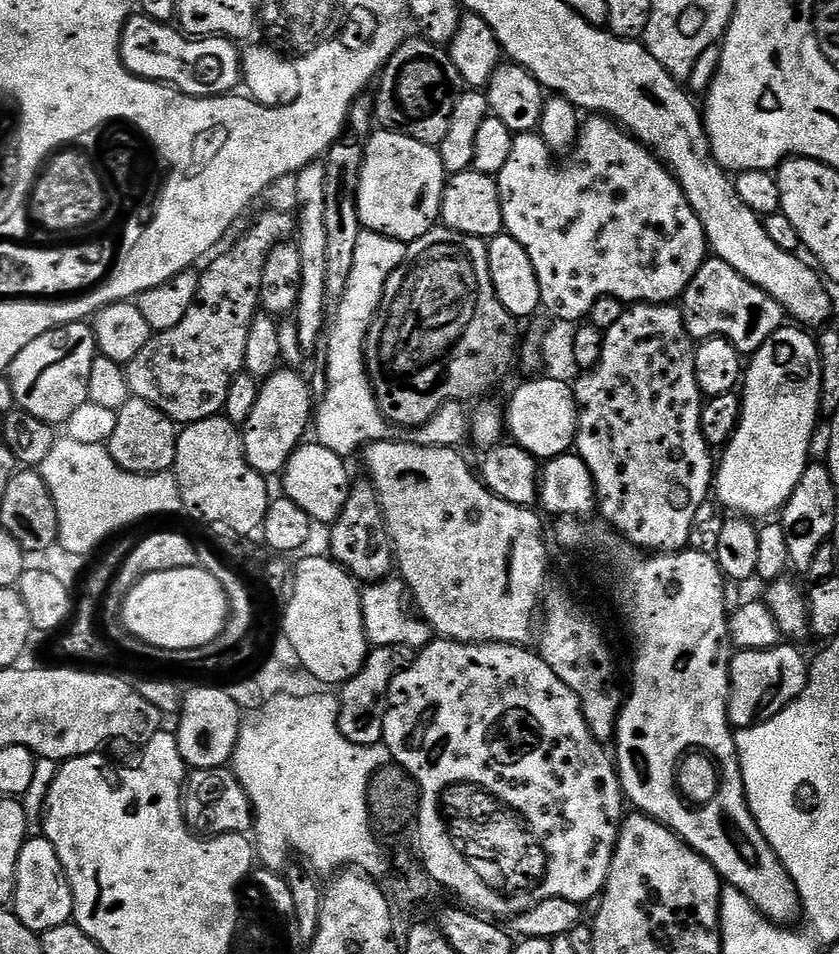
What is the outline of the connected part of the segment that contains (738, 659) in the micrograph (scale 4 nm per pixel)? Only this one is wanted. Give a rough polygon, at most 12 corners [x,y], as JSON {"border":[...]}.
{"border":[[781,642],[737,651],[728,721],[774,718],[808,681],[809,657]]}

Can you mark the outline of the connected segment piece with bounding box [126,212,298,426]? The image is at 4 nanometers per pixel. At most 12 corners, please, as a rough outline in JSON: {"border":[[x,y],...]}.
{"border":[[264,212],[207,261],[186,316],[126,365],[177,425],[223,413],[264,259],[297,231]]}

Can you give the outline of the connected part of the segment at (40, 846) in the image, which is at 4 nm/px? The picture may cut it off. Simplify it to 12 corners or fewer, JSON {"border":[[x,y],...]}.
{"border":[[36,834],[18,854],[10,908],[37,934],[73,919],[54,846]]}

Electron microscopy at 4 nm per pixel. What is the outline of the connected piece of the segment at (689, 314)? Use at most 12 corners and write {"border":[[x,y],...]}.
{"border":[[705,259],[682,297],[693,341],[758,351],[786,313],[725,260]]}

